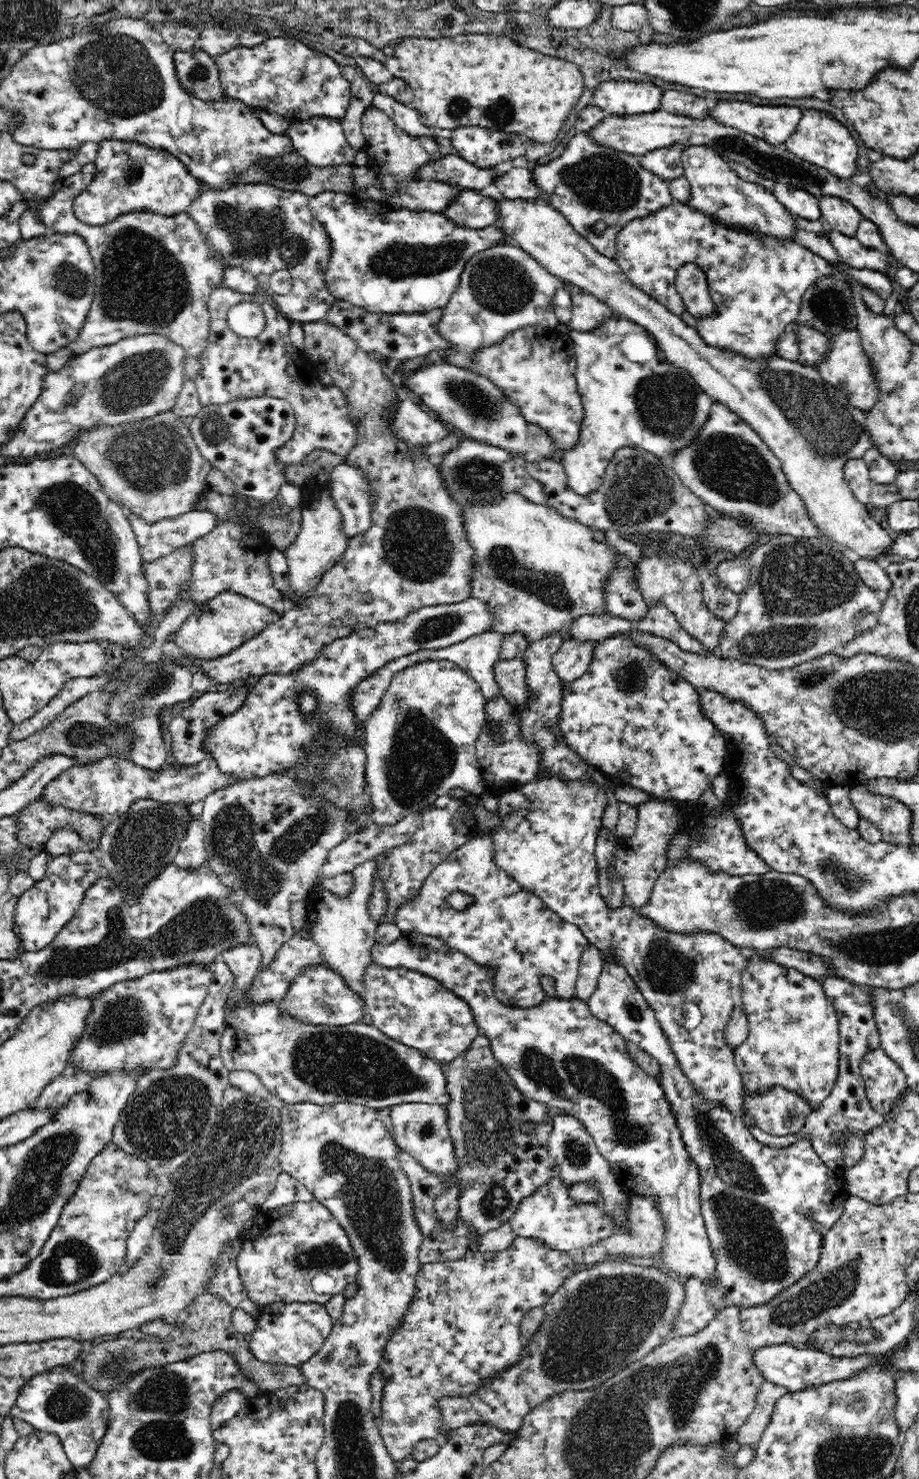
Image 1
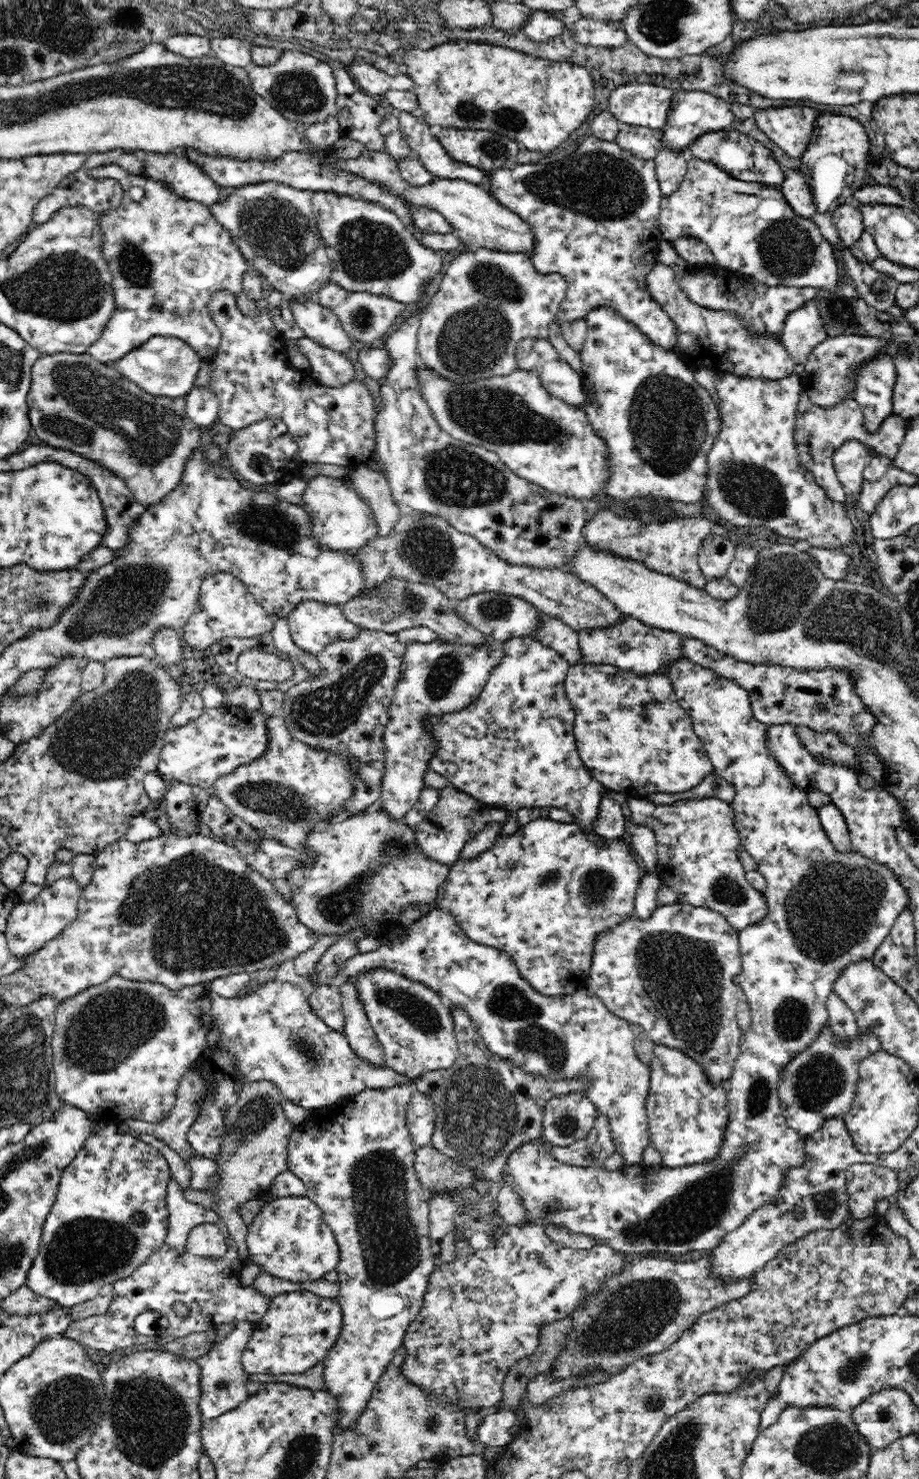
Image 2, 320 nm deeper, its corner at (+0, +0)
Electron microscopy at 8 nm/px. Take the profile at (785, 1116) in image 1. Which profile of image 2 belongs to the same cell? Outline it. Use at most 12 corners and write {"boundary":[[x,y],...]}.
{"boundary":[[869,1030],[821,1034],[782,1069],[776,1097],[807,1136],[854,1108]]}

